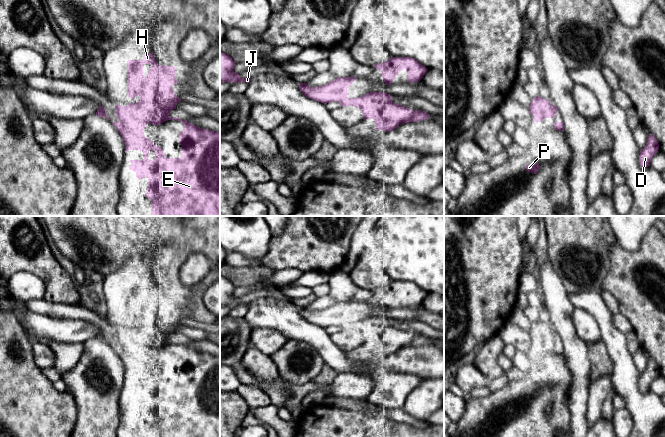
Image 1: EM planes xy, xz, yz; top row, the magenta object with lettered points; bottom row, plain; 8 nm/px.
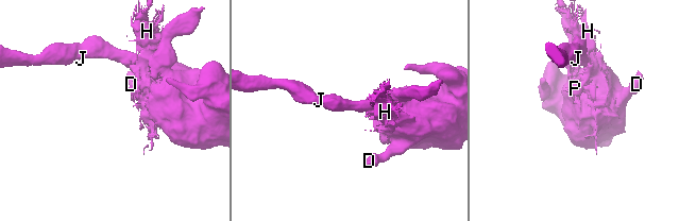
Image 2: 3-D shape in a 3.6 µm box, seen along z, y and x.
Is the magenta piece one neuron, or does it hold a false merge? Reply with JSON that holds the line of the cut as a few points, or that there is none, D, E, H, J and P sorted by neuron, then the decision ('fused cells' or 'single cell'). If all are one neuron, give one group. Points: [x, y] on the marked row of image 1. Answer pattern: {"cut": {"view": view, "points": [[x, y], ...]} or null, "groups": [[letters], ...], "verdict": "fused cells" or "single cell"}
{"cut": null, "groups": [["D", "E", "H", "J", "P"]], "verdict": "single cell"}

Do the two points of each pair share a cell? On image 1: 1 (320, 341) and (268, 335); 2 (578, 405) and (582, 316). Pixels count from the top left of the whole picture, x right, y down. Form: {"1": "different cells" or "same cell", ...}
{"1": "different cells", "2": "different cells"}

